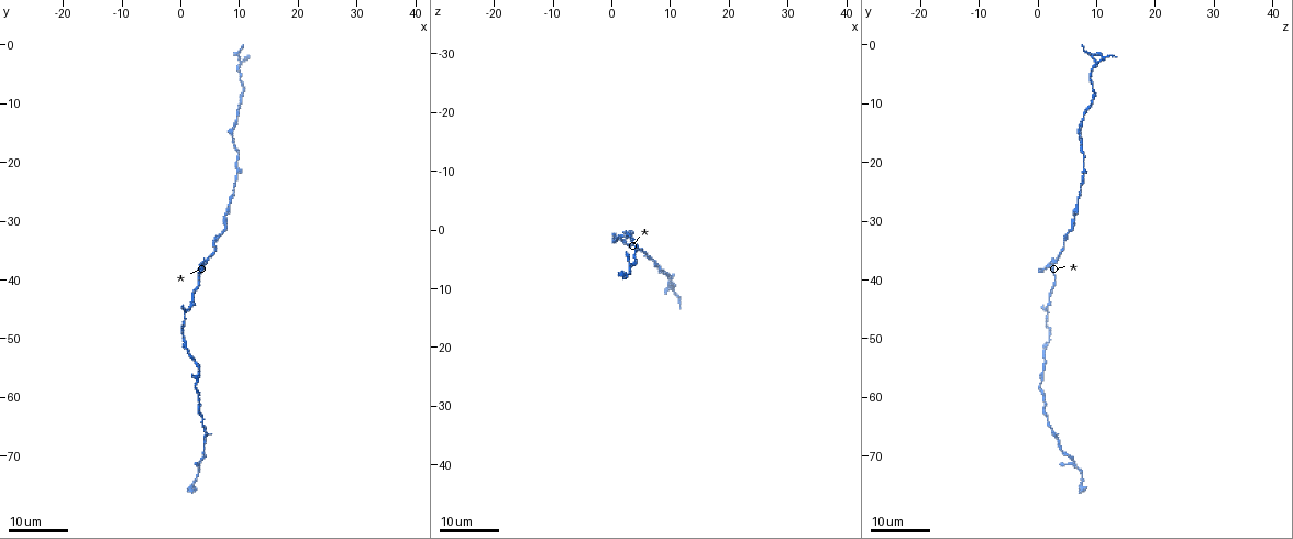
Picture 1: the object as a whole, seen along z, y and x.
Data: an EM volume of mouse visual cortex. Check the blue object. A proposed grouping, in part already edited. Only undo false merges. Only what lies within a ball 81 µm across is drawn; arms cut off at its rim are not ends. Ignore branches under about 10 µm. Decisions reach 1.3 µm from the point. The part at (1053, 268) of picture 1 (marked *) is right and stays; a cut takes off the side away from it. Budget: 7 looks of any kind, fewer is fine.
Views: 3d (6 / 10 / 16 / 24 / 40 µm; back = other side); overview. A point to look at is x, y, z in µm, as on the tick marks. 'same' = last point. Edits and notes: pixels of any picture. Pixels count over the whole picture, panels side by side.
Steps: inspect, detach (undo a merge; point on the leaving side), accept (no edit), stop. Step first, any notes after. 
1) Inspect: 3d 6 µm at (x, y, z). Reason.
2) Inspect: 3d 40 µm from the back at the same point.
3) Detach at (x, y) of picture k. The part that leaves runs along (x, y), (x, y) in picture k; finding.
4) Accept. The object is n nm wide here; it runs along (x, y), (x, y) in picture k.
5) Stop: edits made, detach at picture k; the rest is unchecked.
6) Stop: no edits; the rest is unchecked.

Inspect: 3d 24 µm at (1.0, 45.0, 1.5). Three arms meet.

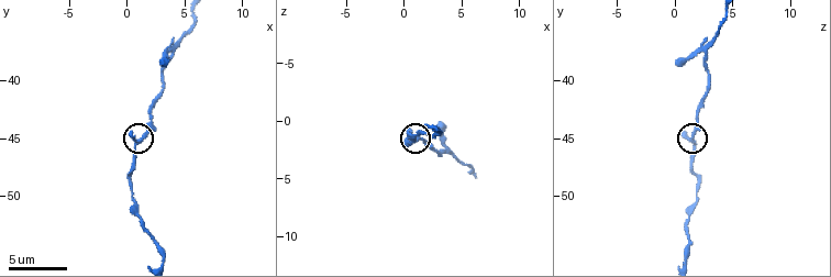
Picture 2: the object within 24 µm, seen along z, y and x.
Inspect: 3d 6 µm at (1.0, 45.2, 1.4).

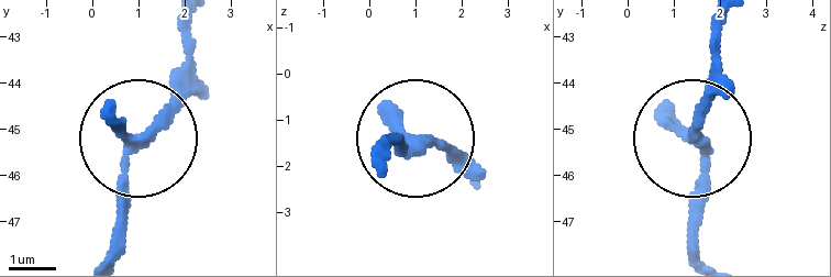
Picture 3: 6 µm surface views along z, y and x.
Accept. 3 arms meet here; it runs along (716, 25), (693, 257) in picture 3; continuous, no second neuron.

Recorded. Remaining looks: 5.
Inspect: 3d 10 µm at (3.4, 55.6, 1.0). A narrow waist.

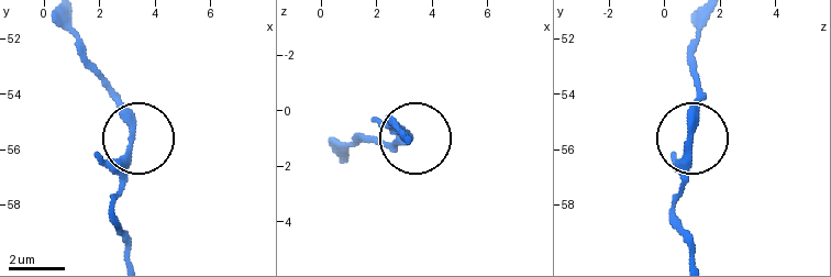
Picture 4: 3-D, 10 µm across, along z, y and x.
Inspect: 3d 6 µm at (3.1, 55.5, 0.9).

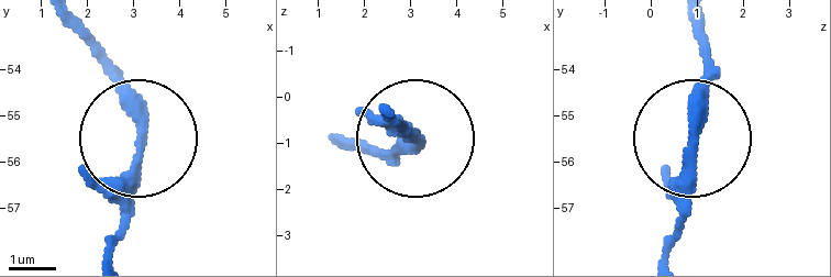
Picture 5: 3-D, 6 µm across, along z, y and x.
Accept. It runs along (704, 22), (704, 104), (668, 258) in picture 5; continuous, no second neuron.

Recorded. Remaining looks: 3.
Inspect: 3d 16 µm at (10.5, 7.5, 9.5). Sudden change in width.

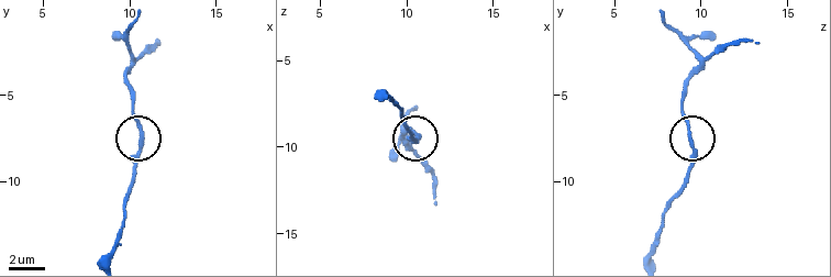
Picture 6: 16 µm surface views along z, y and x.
Inspect: 3d 6 µm at (10.7, 7.6, 9.3).

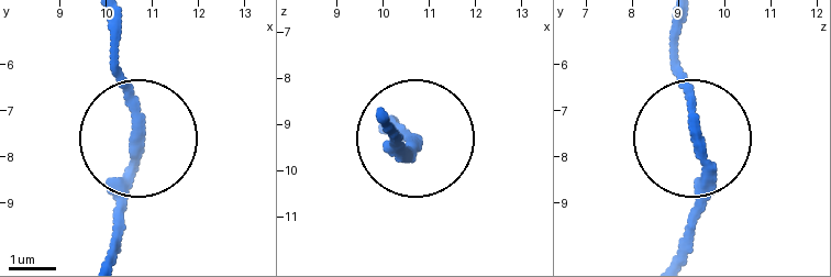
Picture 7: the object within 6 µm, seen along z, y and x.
Accept. It runs along (107, 248), (134, 154), (134, 95), (111, 28) in picture 7; one neuron here.

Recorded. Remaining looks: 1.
Stop: no edits; the rest is unchecked.

